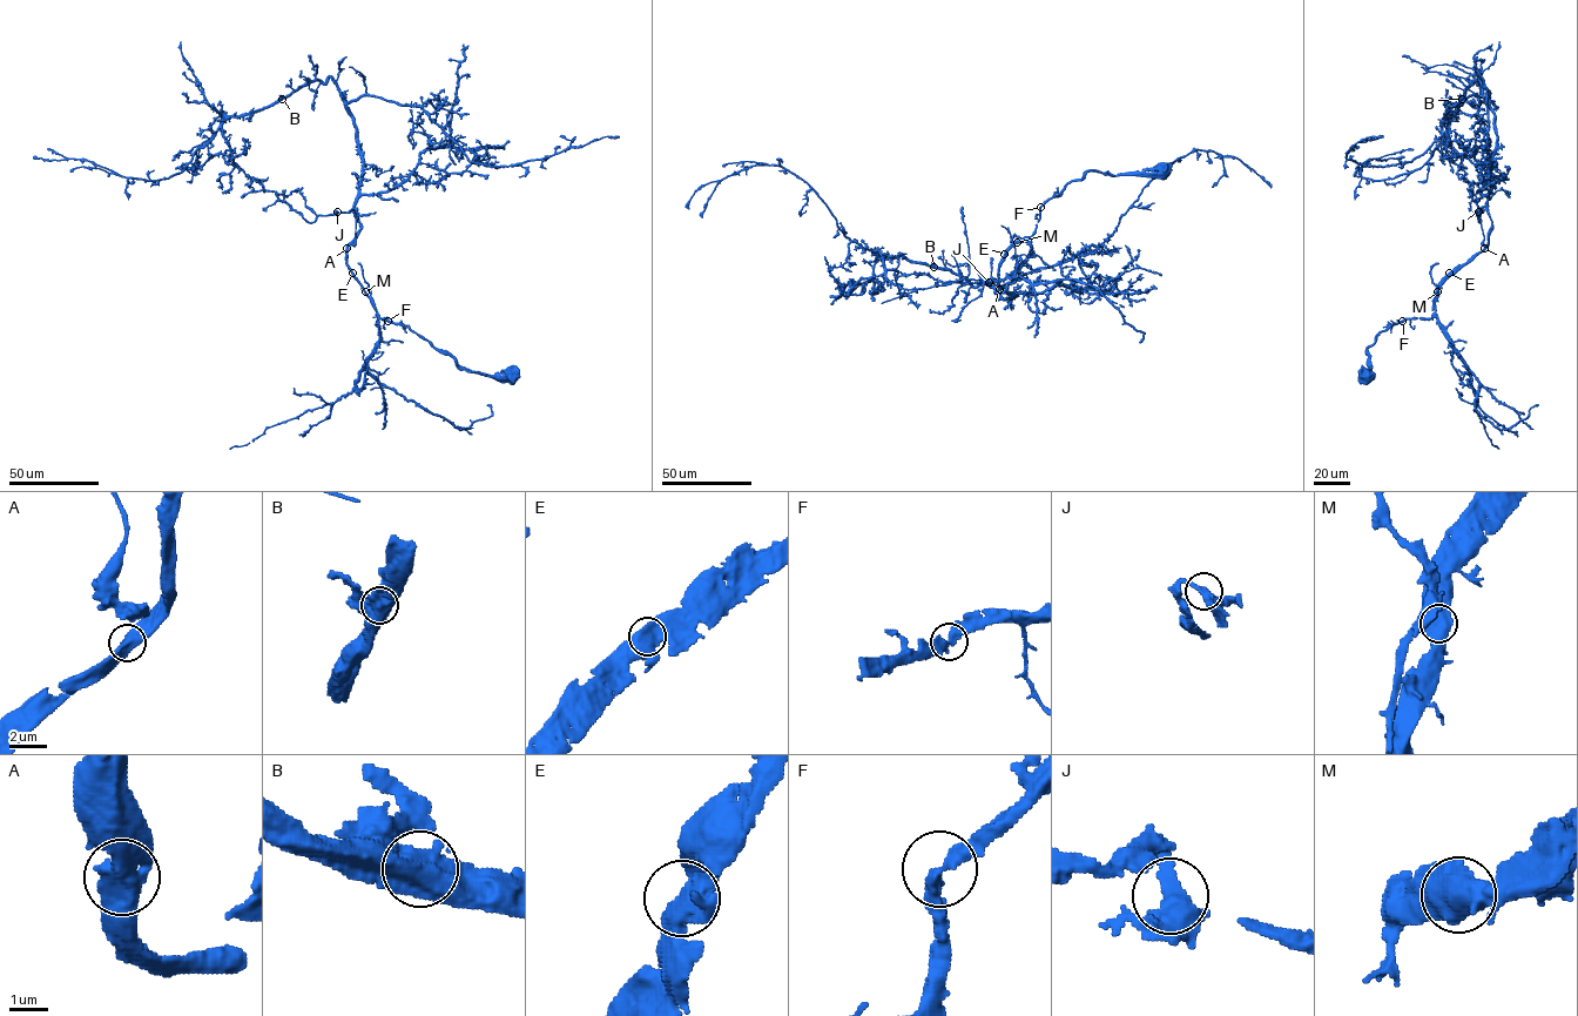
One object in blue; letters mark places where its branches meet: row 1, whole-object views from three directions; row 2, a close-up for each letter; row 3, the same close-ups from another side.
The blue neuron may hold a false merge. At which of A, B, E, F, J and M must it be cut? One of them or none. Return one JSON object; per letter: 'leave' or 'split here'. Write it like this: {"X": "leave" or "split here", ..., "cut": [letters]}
{"A": "leave", "B": "leave", "E": "leave", "F": "leave", "J": "leave", "M": "leave", "cut": []}

